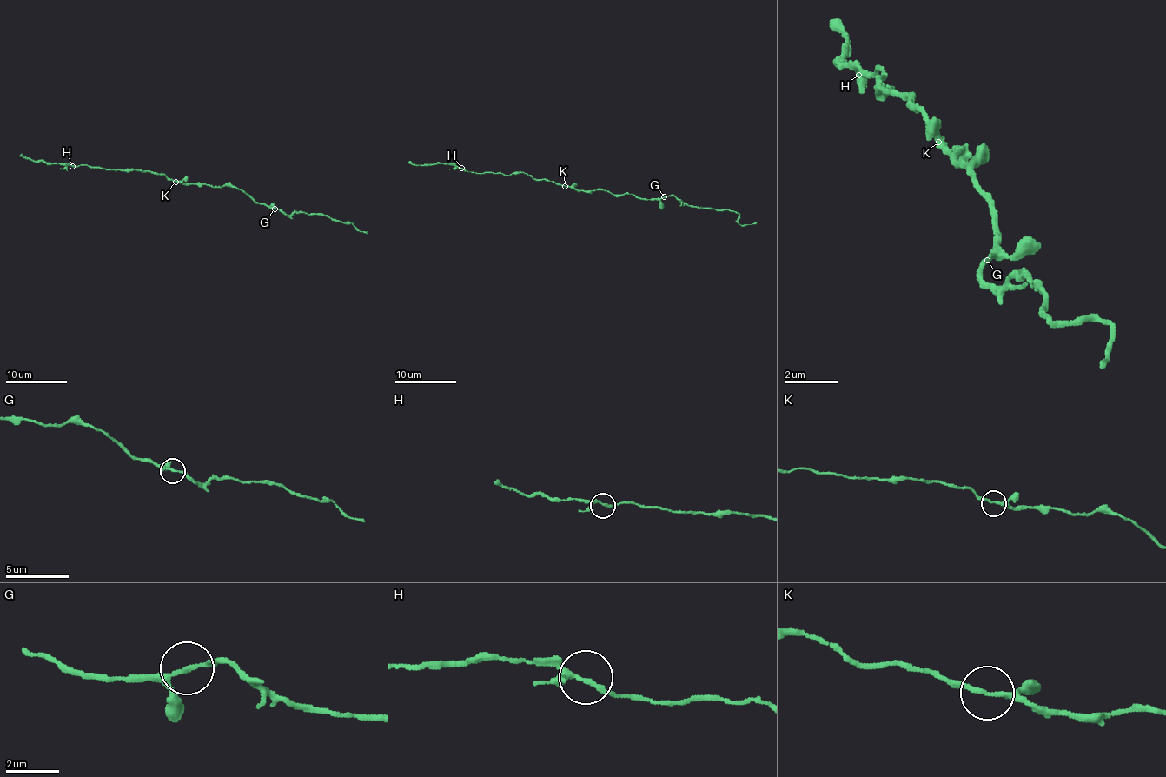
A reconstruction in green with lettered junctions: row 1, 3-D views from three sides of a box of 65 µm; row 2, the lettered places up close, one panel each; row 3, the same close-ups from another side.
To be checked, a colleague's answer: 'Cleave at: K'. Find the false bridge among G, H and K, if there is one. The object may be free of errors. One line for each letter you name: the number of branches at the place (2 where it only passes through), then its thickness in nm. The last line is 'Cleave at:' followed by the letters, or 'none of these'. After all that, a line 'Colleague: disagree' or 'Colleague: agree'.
Cleave at: none of these
Colleague: disagree

